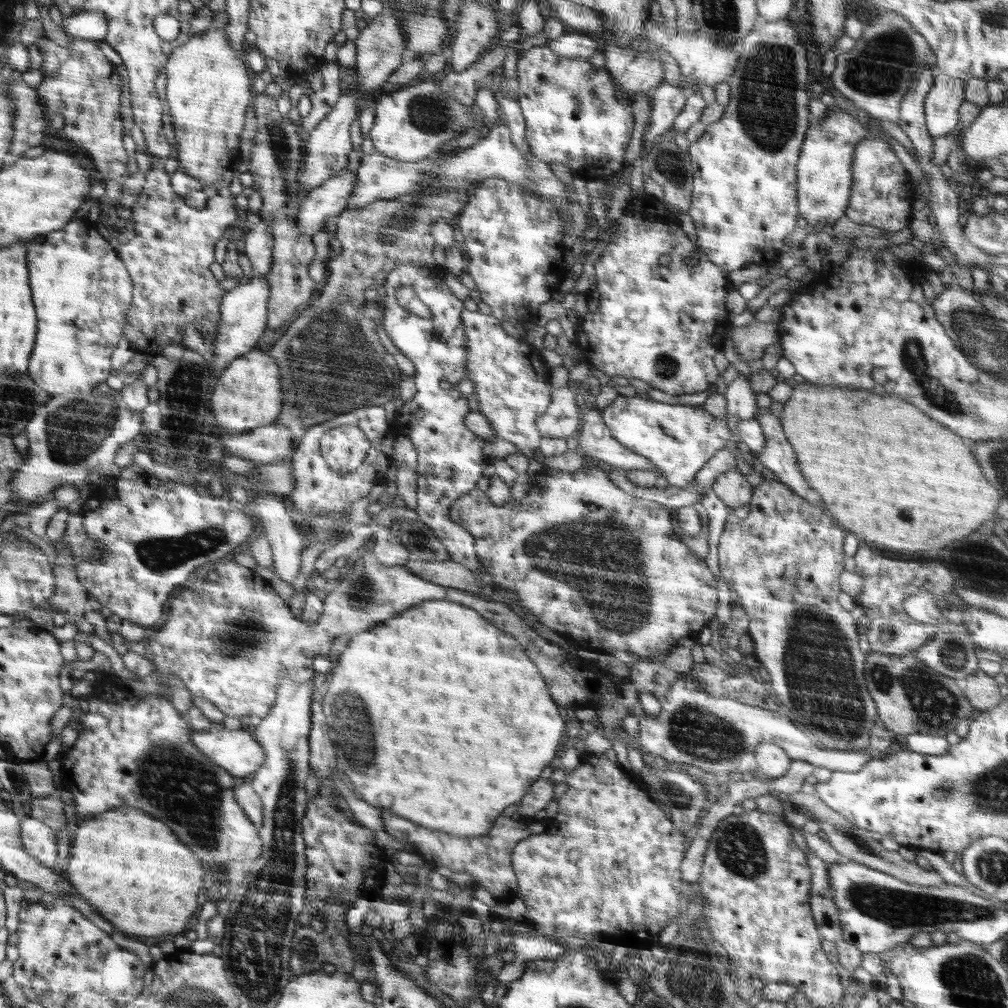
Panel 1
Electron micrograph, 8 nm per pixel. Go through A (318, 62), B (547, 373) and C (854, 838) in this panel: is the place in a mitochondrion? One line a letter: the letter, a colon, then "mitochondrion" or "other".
A: other
B: other
C: mitochondrion

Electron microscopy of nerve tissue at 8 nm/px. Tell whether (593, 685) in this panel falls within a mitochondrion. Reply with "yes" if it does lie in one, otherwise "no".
no

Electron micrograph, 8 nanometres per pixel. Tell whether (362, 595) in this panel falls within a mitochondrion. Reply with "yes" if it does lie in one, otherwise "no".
yes

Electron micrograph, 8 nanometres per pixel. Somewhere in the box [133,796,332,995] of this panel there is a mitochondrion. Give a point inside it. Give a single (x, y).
(309, 951)

